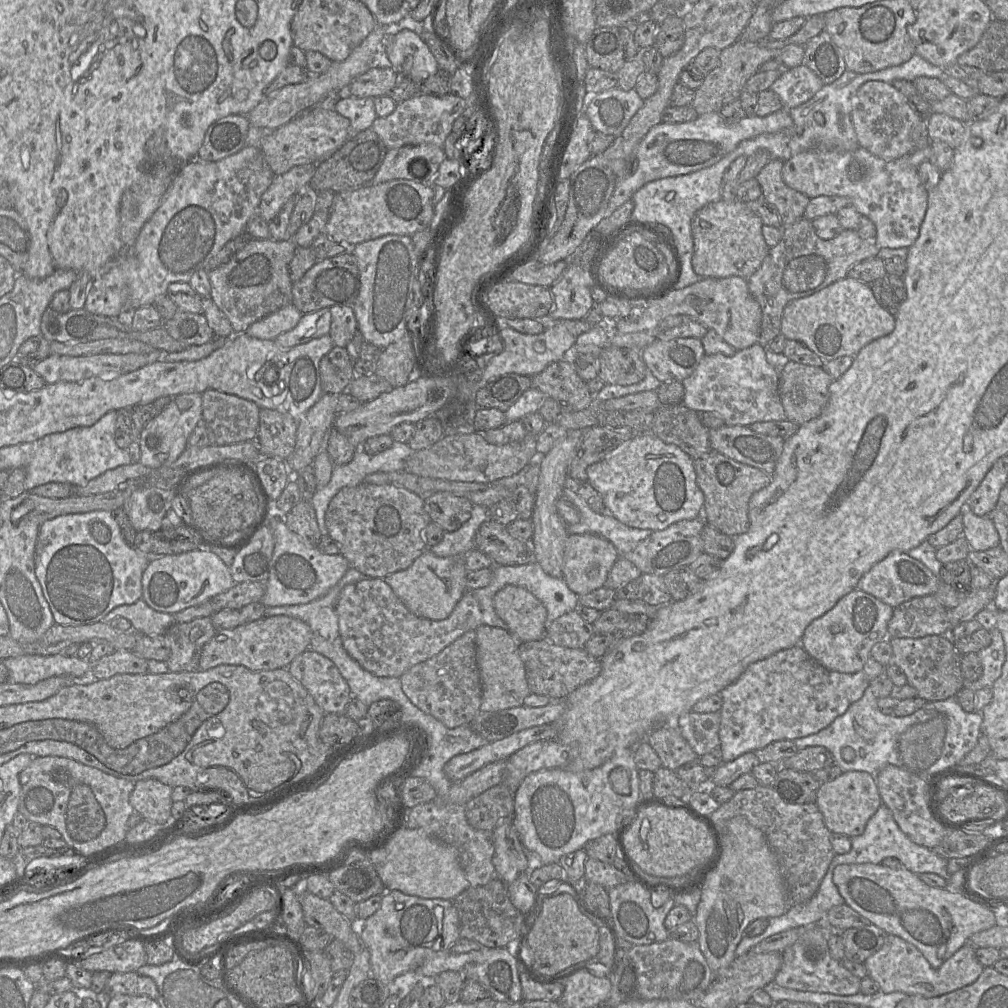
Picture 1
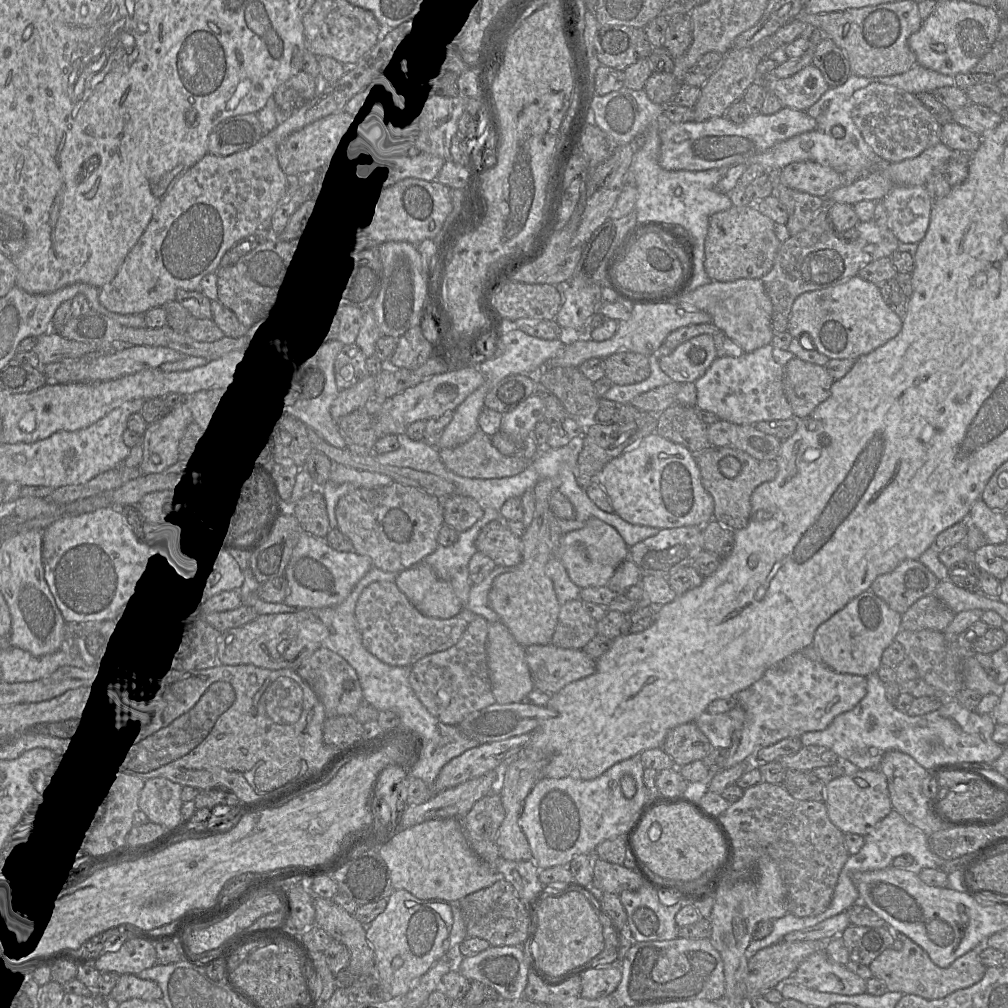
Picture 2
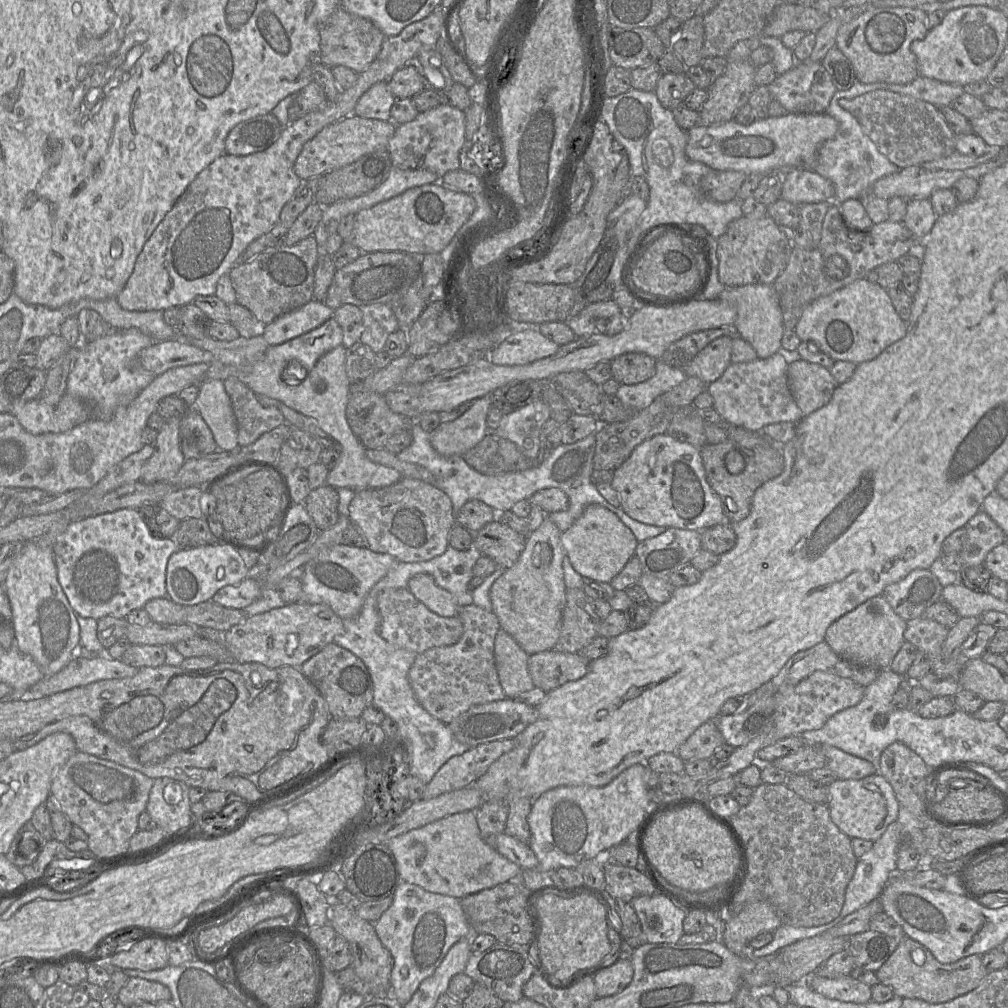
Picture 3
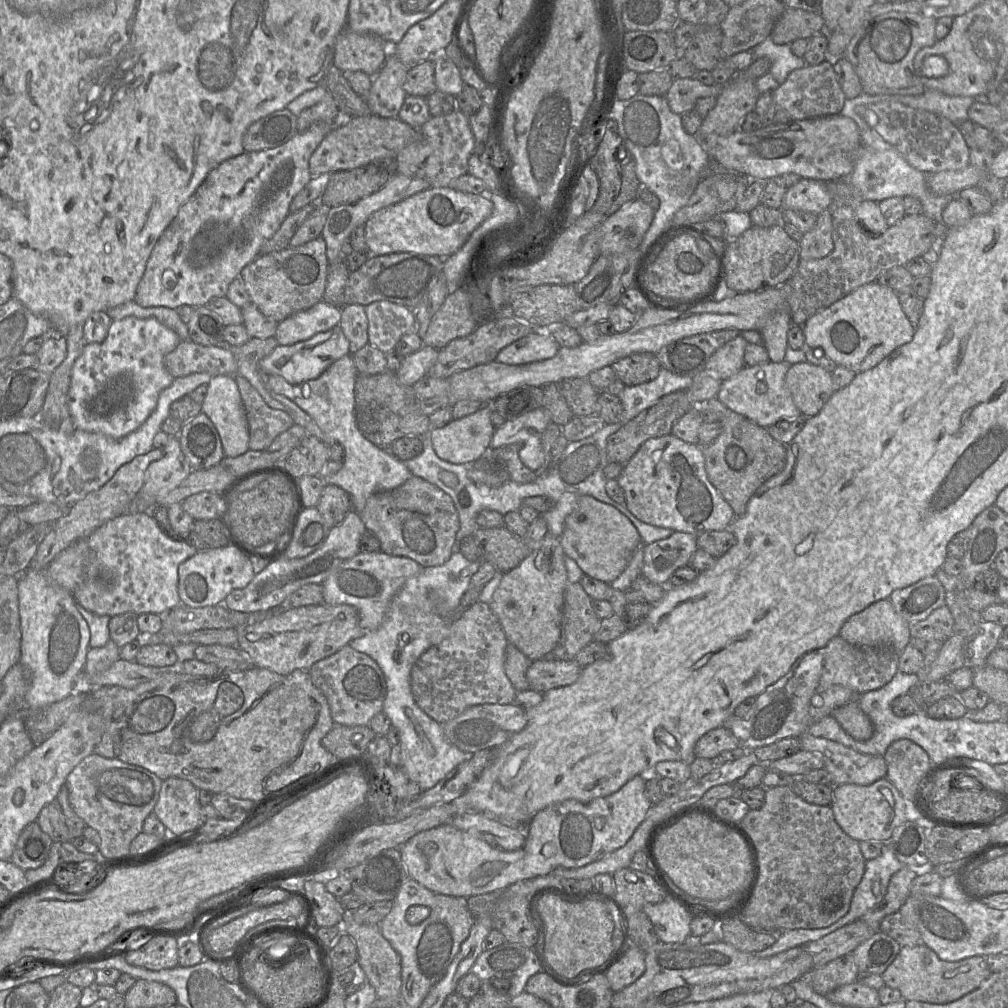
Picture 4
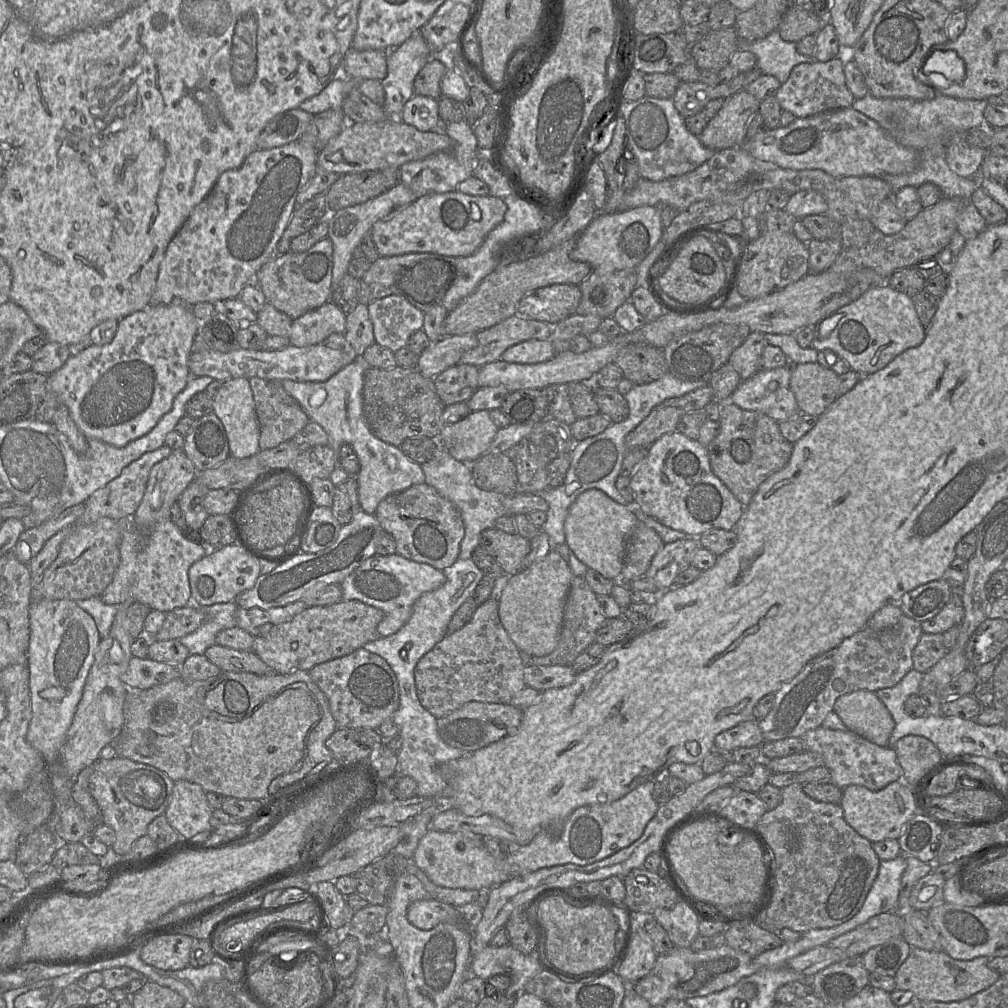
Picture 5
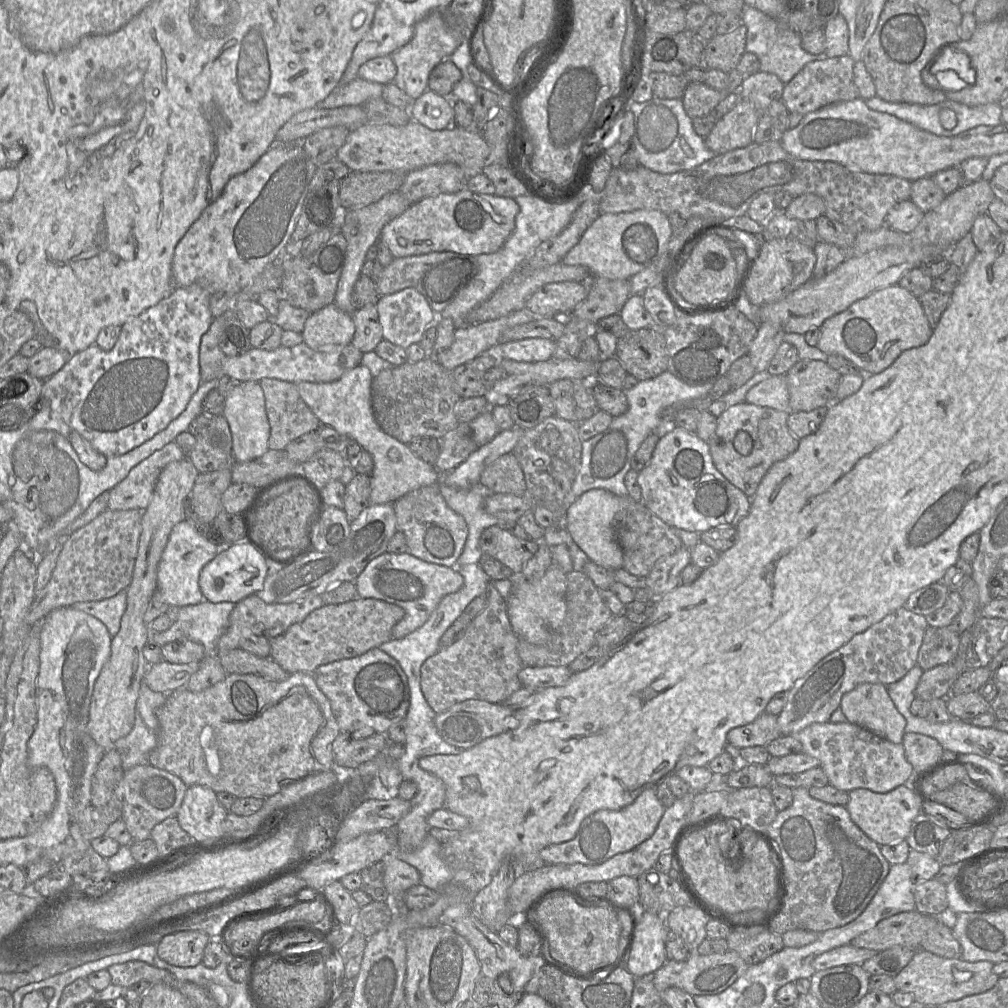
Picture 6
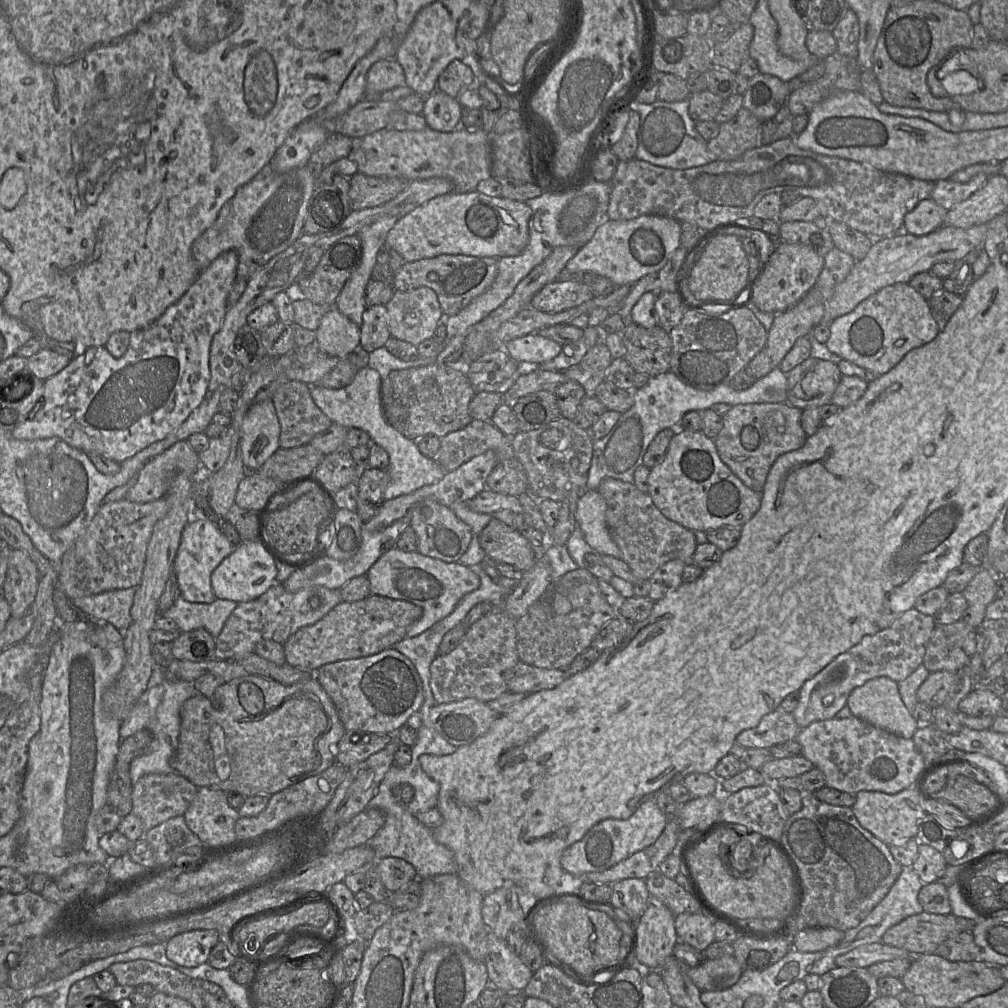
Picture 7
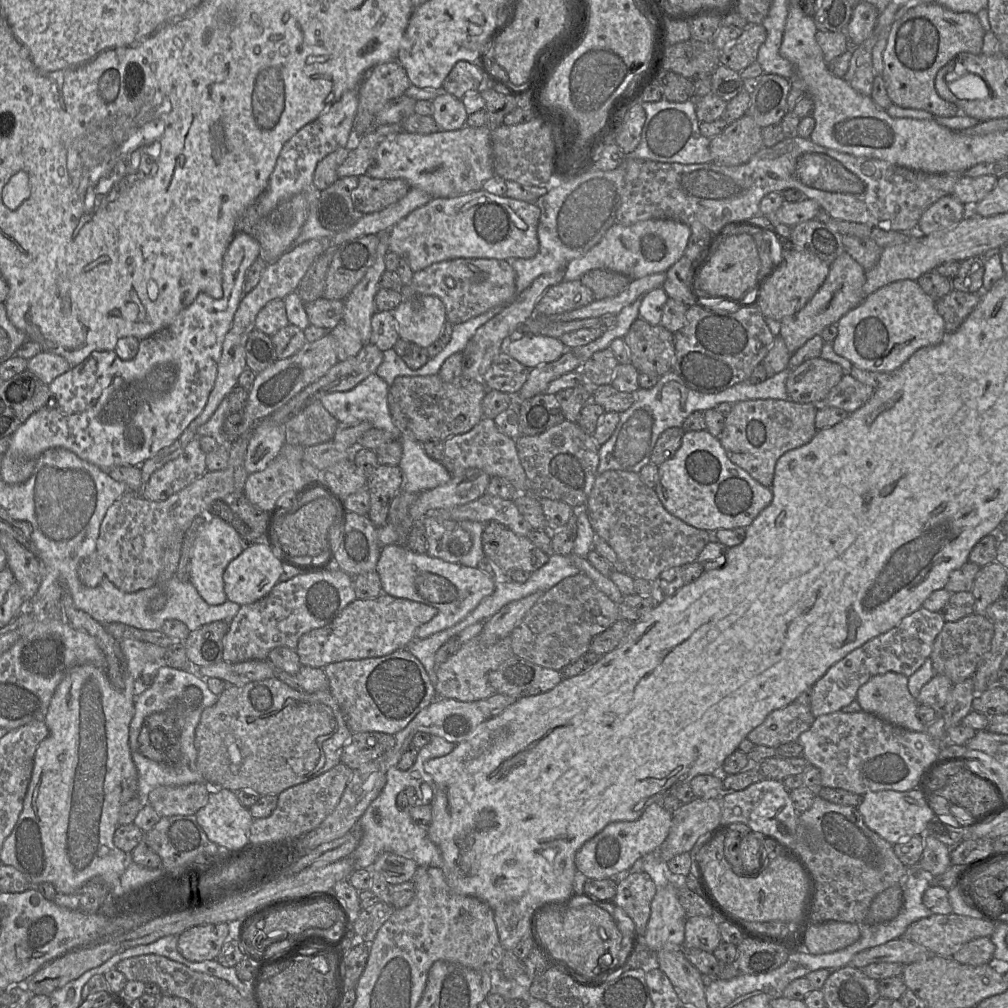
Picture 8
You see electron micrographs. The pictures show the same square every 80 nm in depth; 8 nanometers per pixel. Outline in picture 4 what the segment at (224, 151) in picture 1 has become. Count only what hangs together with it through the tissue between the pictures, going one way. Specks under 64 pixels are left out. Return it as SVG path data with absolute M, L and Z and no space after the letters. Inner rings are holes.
M287 109L275 111L249 126L242 139L244 152L276 148L296 133L297 116Z

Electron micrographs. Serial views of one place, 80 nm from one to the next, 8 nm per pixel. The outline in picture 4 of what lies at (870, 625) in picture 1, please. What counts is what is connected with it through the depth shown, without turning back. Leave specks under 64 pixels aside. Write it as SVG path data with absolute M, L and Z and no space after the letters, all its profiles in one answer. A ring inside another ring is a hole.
M889 599L878 600L849 617L839 637L865 648L887 648L901 653L911 636L909 623L894 609Z

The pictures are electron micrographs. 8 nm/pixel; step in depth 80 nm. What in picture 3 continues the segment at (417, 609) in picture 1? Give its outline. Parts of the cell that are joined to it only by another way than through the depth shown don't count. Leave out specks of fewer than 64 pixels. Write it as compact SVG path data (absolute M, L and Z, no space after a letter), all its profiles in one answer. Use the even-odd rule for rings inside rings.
M417 574L409 582L407 589L430 611L442 617L458 616L460 607L456 598L439 587L428 574Z

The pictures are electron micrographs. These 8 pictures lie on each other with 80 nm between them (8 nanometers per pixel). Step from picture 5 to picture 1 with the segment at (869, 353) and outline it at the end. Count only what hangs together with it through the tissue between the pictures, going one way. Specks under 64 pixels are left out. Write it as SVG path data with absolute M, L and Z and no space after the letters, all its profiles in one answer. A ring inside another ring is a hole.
M846 277L811 295L790 301L783 310L781 334L801 342L824 362L856 354L870 342L889 335L895 328L895 317L876 300L869 284Z

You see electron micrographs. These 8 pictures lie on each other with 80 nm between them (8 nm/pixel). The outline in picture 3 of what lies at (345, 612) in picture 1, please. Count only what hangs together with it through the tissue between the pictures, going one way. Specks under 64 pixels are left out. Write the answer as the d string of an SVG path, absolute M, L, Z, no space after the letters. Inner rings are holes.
M408 589L379 591L376 594L376 609L380 615L380 636L396 647L418 655L430 648L453 645L463 634L463 623L458 616L442 617L435 614Z

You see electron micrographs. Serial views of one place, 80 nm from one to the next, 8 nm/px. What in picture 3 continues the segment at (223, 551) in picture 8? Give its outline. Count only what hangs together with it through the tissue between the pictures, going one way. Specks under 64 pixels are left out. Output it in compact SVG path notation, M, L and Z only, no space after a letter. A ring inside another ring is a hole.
M120 509L113 512L100 514L93 517L77 520L71 522L66 530L57 538L53 548L53 555L57 569L57 578L65 593L70 606L72 607L76 616L84 618L92 618L99 620L106 616L115 618L125 618L133 610L143 609L144 605L155 598L166 597L166 568L170 556L176 551L180 550L178 545L171 539L163 536L154 535L143 518L138 513L137 509Z

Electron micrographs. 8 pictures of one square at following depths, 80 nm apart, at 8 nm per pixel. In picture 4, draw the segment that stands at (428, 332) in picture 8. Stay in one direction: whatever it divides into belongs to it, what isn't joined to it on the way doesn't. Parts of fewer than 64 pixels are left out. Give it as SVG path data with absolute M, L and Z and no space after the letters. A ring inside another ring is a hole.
M376 301L365 306L368 320L368 344L383 353L395 349L399 339L406 333L416 331L417 321L414 310L388 301Z

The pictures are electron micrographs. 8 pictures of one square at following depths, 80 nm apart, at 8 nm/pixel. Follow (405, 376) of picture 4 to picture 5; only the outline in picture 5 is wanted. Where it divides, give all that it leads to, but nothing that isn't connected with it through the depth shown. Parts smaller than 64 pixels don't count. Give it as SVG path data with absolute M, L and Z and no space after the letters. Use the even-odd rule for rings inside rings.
M477 333L444 336L419 354L415 368L424 376L434 378L459 363L461 356L478 344Z

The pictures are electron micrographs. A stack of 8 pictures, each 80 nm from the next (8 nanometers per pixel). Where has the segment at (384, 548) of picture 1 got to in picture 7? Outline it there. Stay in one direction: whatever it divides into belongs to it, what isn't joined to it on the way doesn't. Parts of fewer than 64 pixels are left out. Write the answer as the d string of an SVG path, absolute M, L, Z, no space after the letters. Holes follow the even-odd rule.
M425 500L412 511L410 526L418 539L417 552L447 563L457 562L471 542L471 527L448 507L434 500Z

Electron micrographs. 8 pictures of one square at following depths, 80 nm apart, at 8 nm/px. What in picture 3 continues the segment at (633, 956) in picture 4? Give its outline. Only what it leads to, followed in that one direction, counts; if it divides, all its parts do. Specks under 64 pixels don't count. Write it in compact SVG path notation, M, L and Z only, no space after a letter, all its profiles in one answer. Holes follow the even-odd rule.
M622 957L609 968L593 976L597 998L614 995L627 987L634 974L632 961L629 957Z

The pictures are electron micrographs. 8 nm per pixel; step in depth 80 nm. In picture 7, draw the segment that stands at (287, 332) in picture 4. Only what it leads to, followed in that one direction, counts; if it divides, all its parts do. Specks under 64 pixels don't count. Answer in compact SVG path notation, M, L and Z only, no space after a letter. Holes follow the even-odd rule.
M335 307L322 317L315 333L315 344L329 356L346 358L359 350L359 327Z

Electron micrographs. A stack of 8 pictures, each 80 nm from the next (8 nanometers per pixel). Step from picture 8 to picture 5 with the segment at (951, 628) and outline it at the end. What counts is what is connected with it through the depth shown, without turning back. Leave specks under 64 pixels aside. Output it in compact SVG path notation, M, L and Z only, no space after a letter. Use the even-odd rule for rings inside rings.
M923 633L913 650L913 669L924 674L950 650L943 634Z

